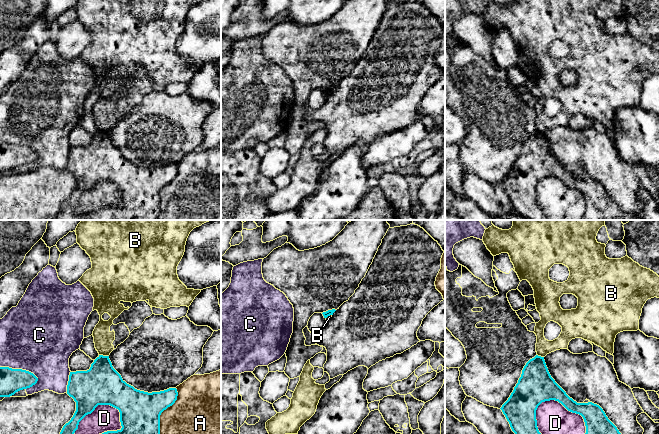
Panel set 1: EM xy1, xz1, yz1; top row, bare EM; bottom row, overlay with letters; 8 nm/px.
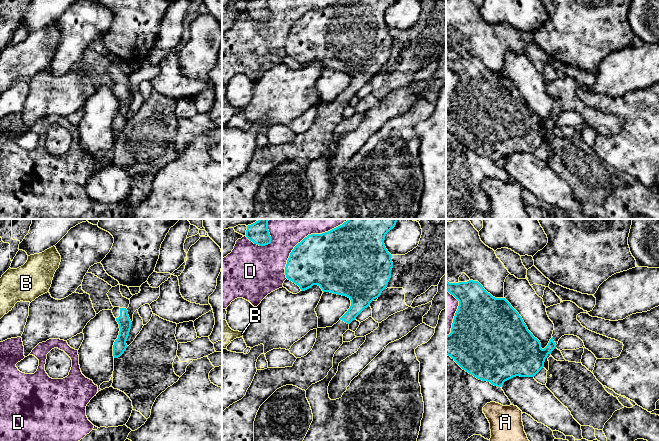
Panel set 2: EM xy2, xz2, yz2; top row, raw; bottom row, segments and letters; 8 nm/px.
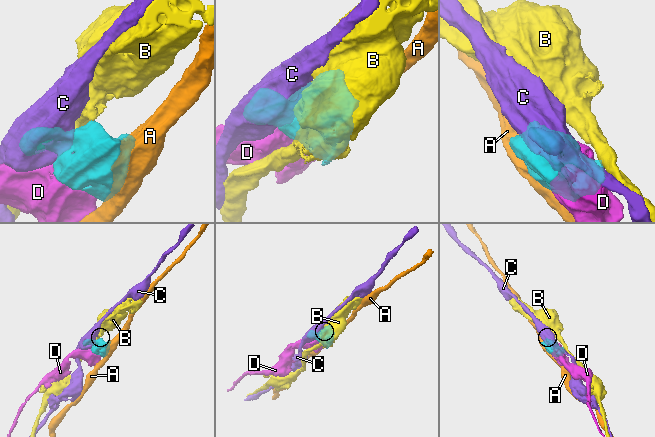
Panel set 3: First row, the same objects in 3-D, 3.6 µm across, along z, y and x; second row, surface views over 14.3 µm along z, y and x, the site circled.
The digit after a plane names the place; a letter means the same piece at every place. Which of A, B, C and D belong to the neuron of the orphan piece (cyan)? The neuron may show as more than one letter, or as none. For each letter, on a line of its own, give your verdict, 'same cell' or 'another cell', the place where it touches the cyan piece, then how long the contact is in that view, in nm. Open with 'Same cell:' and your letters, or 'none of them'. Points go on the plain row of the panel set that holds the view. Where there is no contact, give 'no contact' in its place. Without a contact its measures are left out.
Same cell: none of them
A: another cell; contact xy1 (160, 190); length 480 nm
B: another cell; contact xy1 (104, 132); length 80 nm
C: another cell; contact xy1 (20, 145); length 340 nm
D: another cell; contact xy1 (94, 185); length 420 nm

